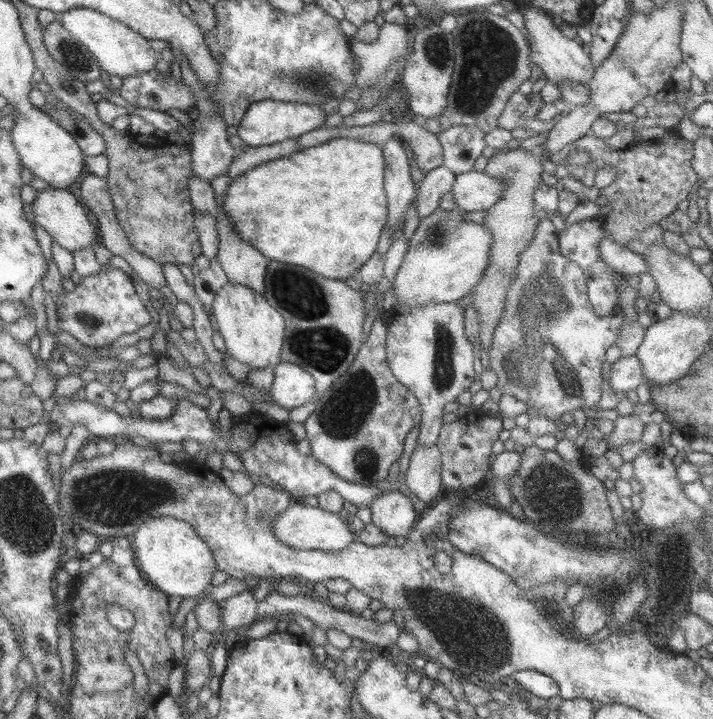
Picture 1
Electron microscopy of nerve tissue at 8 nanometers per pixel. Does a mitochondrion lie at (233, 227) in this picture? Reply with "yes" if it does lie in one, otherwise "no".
no

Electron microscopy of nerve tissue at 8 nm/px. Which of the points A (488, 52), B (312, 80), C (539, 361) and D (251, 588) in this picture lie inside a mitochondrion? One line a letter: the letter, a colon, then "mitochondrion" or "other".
A: mitochondrion
B: mitochondrion
C: mitochondrion
D: other

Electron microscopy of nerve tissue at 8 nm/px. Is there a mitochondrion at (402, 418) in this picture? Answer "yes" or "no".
no

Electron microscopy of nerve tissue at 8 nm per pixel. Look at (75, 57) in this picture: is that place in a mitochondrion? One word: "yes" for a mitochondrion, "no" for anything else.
yes

